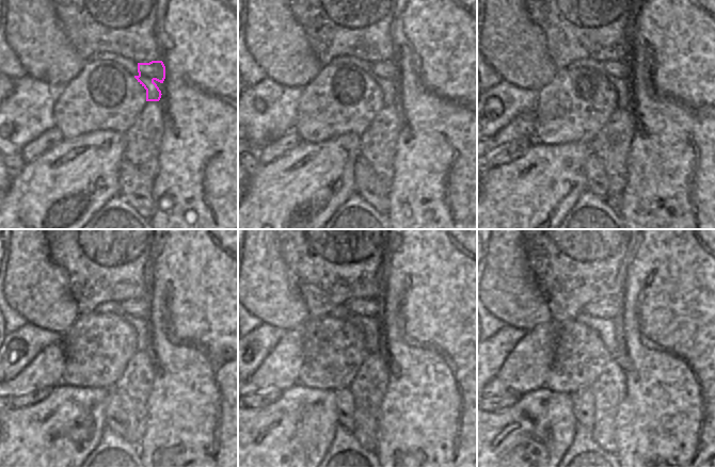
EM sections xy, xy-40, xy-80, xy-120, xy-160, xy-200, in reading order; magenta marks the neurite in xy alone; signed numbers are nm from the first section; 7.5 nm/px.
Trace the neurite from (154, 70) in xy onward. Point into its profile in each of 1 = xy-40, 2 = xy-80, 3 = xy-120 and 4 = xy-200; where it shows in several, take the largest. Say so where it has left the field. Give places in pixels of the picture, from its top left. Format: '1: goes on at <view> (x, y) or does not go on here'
1: goes on at xy-40 (384, 73)
2: goes on at xy-80 (618, 73)
3: goes on at xy-120 (136, 311)
4: goes on at xy-200 (599, 315)

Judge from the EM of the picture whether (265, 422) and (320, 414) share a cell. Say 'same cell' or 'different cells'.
same cell

